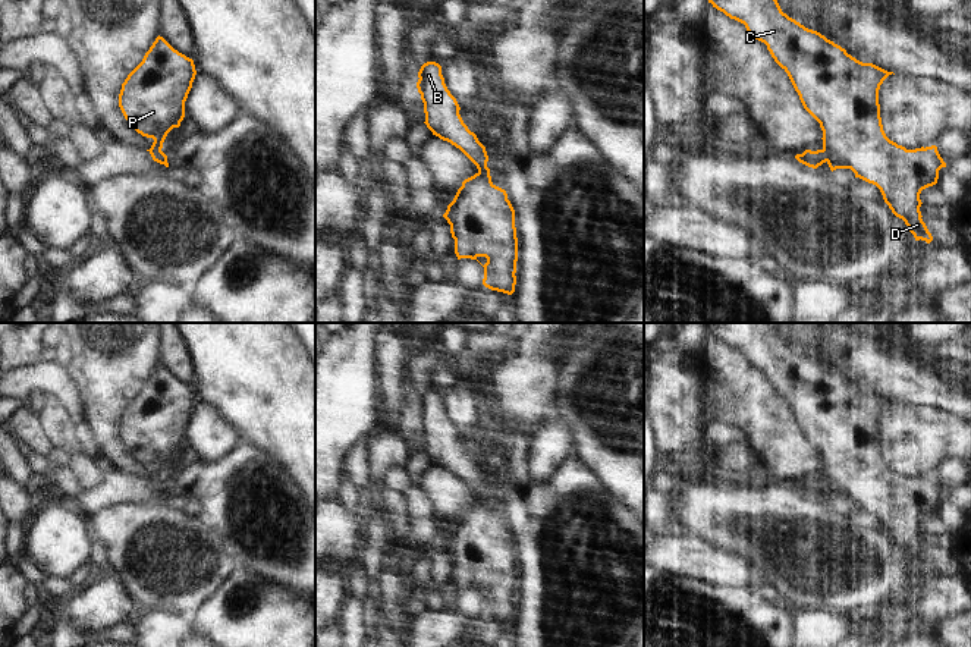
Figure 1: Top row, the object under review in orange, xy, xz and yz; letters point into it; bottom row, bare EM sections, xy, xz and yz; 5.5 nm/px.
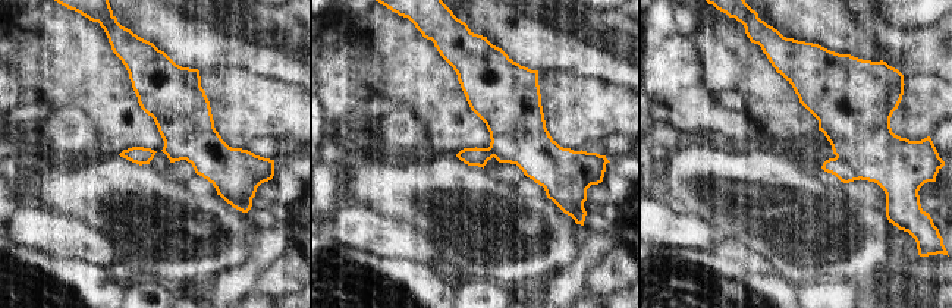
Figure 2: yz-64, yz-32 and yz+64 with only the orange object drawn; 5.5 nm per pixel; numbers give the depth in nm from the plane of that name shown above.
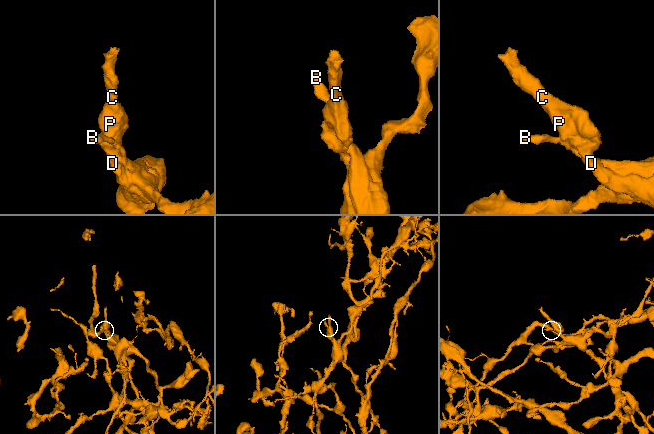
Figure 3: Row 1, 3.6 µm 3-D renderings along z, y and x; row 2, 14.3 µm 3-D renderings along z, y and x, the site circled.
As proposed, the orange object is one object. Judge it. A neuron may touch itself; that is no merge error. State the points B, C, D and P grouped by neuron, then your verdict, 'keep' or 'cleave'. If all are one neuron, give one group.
B / C D P; cleave

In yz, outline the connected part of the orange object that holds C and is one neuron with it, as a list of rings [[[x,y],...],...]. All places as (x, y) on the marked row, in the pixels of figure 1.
[[[708,0],[708,3],[730,19],[744,23],[751,37],[767,45],[774,62],[788,73],[804,109],[820,123],[826,154],[830,158],[846,163],[855,173],[855,178],[876,185],[884,202],[896,217],[905,222],[915,241],[921,239],[930,244],[933,236],[921,219],[920,207],[923,202],[920,194],[923,189],[937,183],[939,170],[946,167],[946,163],[936,145],[906,150],[886,136],[880,117],[879,89],[883,81],[893,72],[857,60],[820,32],[805,28],[783,13],[777,0]]]

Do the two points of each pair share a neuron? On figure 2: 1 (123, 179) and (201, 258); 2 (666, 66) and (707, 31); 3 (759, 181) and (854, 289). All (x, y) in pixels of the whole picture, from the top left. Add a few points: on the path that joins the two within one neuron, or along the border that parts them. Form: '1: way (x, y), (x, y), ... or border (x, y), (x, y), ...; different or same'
1: way (132, 204), (151, 228), (172, 229), (178, 235); same
2: border (691, 37), (700, 57), (703, 76); different
3: border (880, 270), (813, 285); different

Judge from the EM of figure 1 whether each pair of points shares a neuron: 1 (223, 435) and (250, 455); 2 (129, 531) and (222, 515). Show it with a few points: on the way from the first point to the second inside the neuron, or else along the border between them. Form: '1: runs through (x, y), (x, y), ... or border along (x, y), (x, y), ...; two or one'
1: border along (241, 440), (216, 461), (206, 461); two
2: border along (201, 511), (216, 531), (223, 549); two

